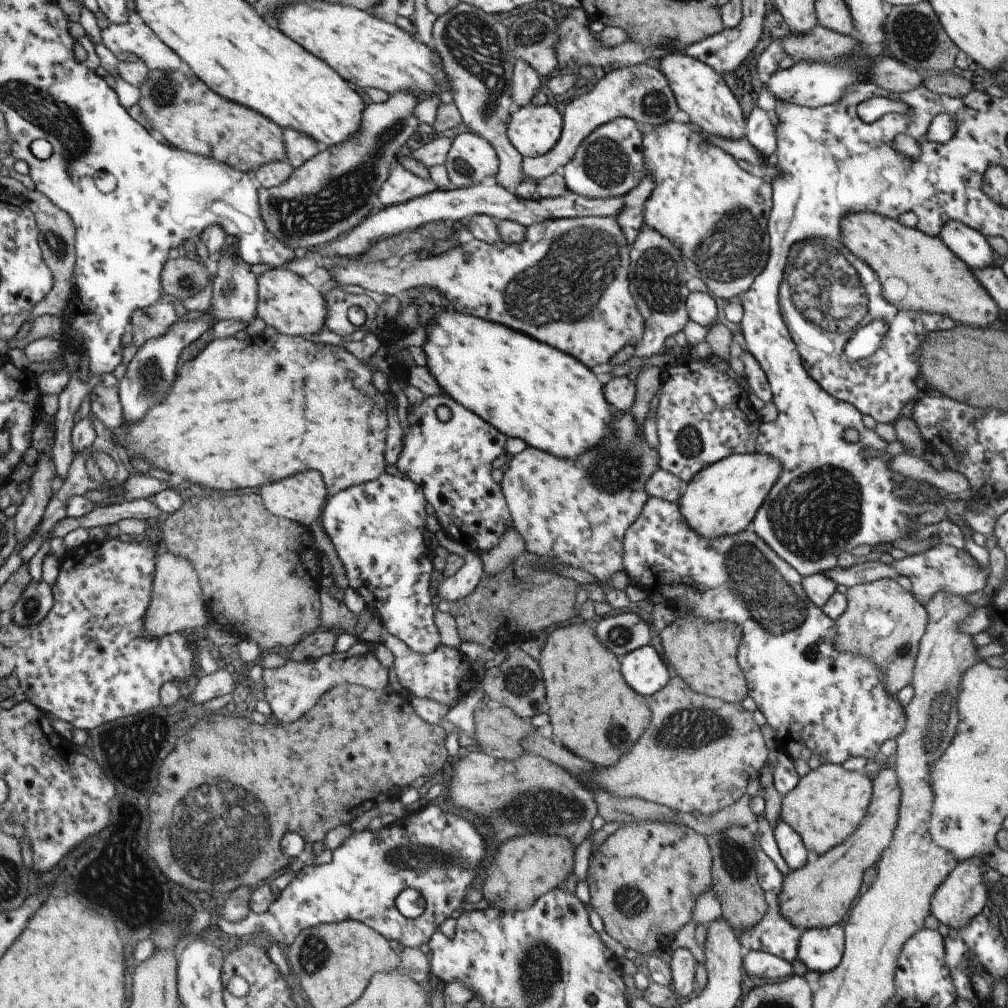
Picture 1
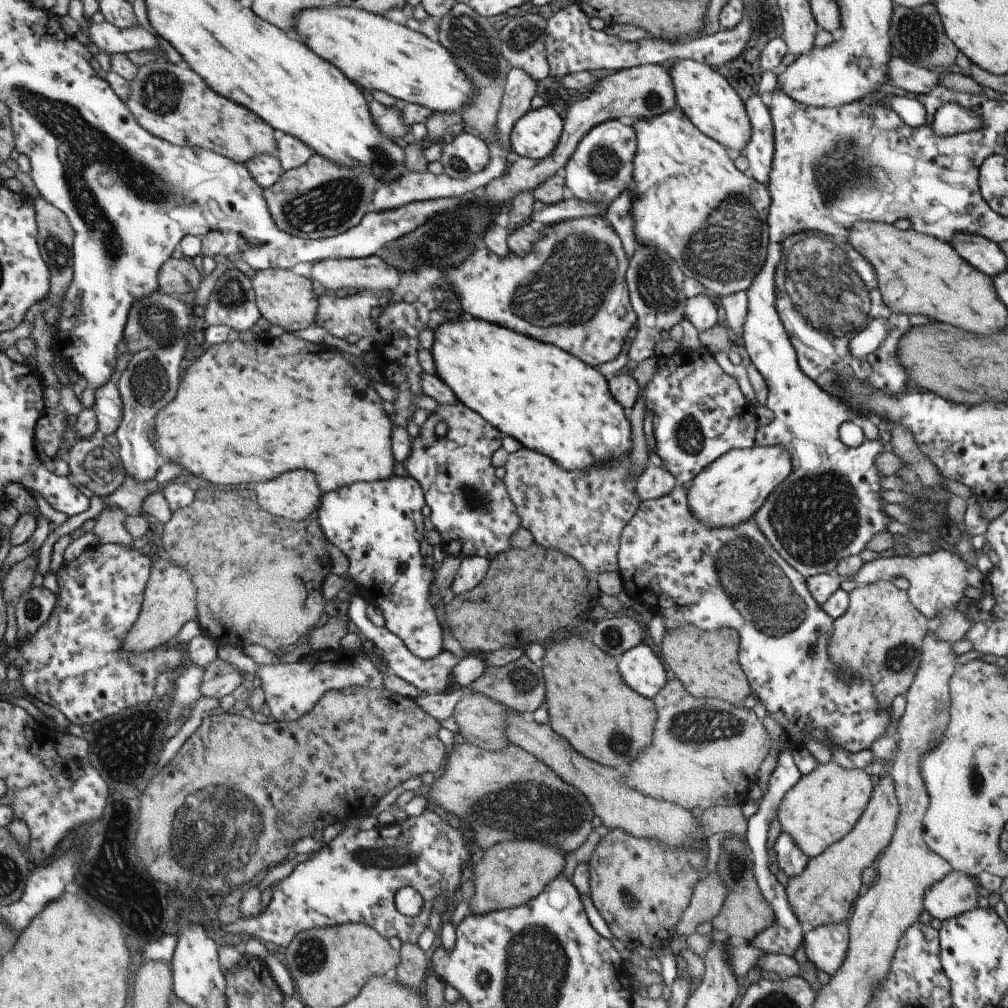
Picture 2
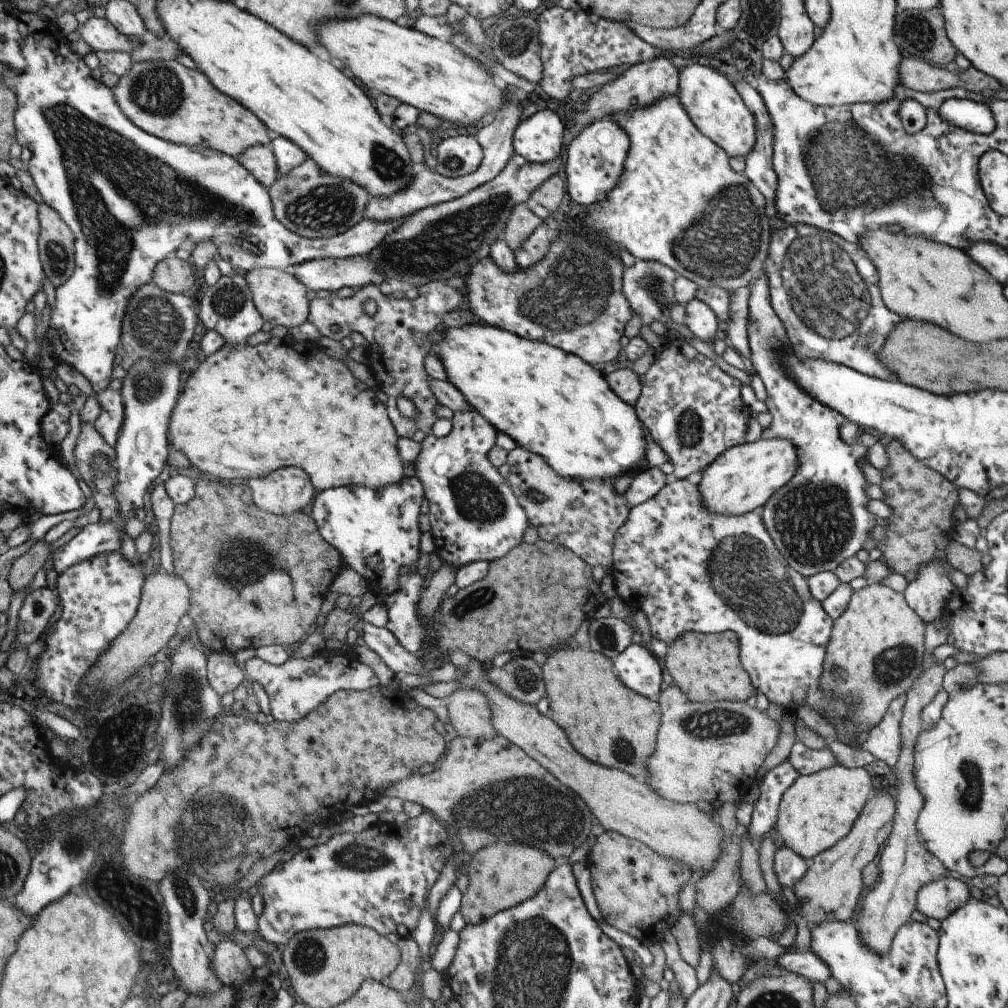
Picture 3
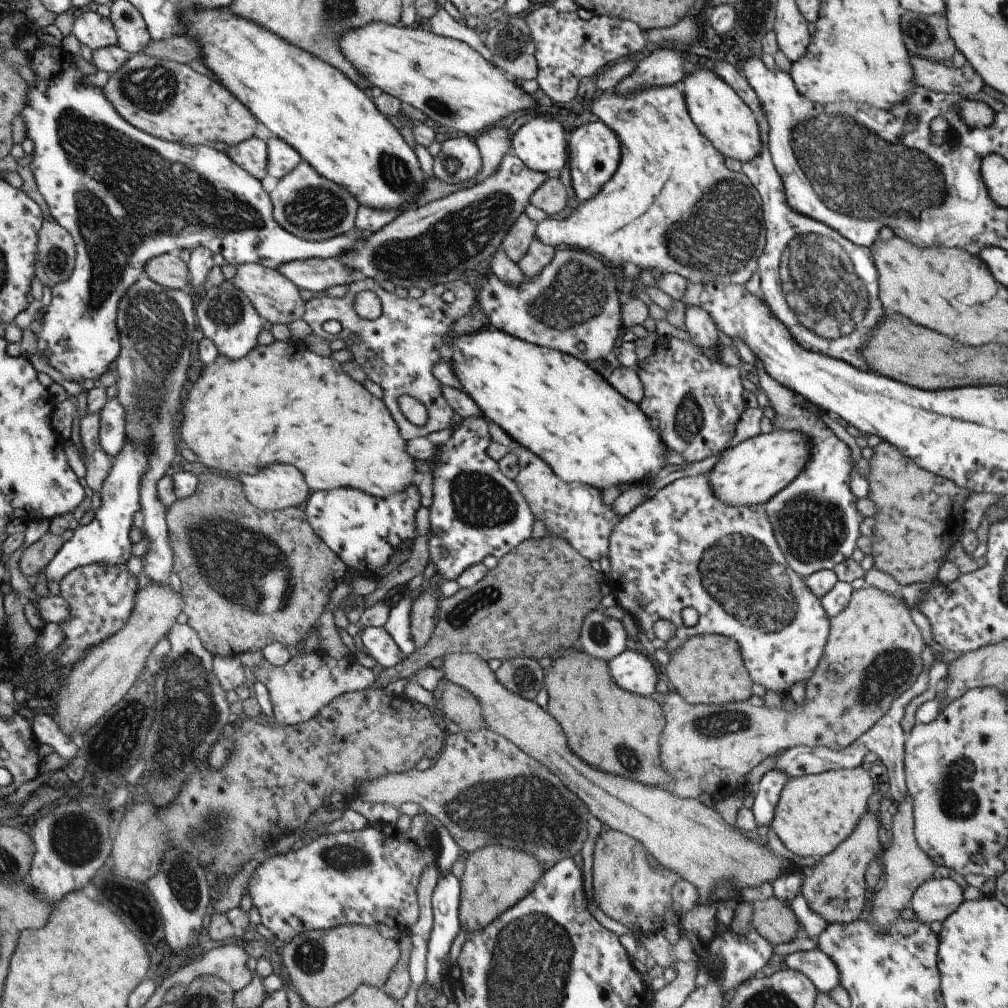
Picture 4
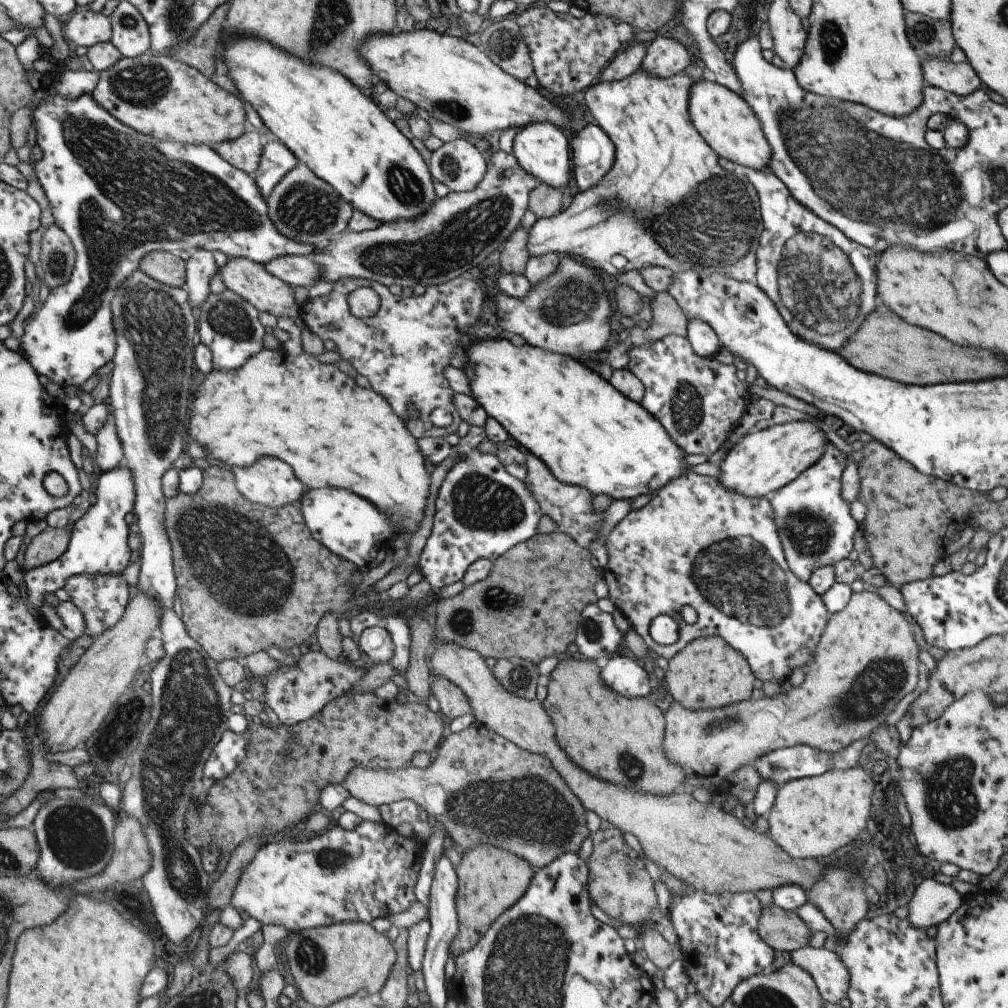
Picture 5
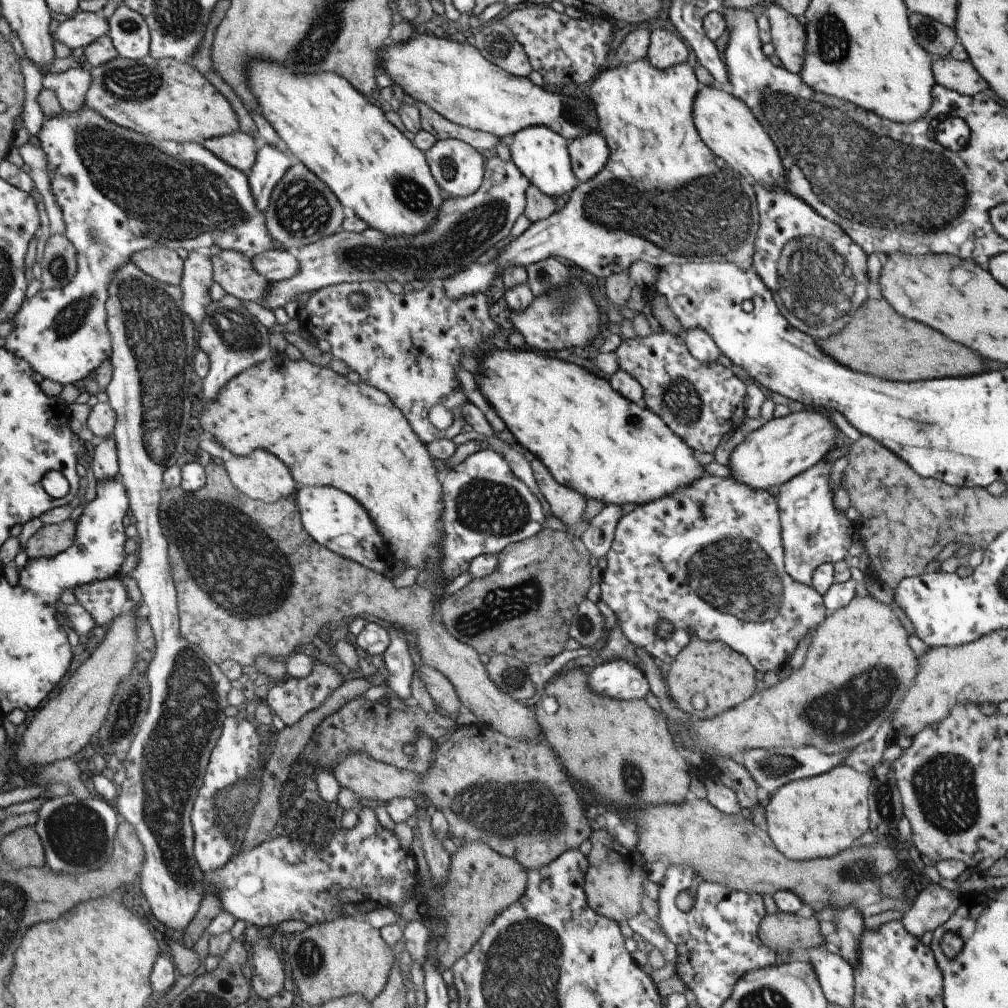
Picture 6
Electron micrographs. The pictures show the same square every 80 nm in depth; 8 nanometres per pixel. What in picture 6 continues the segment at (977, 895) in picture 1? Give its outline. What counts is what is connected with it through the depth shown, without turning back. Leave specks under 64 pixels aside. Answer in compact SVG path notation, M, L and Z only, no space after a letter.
M927 883L914 895L900 921L909 934L920 938L924 932L932 932L947 920L960 903L958 897L957 893L937 883Z

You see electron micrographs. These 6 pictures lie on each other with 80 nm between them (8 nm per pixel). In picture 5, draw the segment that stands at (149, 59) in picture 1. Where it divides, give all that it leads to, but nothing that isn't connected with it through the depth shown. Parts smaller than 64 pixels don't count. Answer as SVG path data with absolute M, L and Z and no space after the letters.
M81 10L72 13L66 26L65 39L69 46L90 46L110 42L111 18L100 12Z

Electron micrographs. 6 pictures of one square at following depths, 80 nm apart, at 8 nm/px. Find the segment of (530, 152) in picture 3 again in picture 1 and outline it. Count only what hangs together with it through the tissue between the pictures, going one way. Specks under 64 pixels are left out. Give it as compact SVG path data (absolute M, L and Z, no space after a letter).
M530 102L512 108L506 121L506 135L511 146L522 157L538 157L545 154L559 138L562 129L562 116L548 103L533 105Z

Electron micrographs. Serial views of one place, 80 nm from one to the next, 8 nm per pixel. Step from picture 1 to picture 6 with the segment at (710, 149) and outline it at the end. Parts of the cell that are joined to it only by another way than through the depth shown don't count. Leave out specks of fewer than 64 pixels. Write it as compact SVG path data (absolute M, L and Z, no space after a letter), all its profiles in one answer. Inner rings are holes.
M645 58L626 65L618 65L610 69L606 66L603 71L590 81L590 83L591 85L589 86L587 98L591 99L593 103L598 118L598 128L603 132L603 138L609 147L608 161L605 163L605 166L588 181L582 183L578 182L573 190L569 192L567 202L561 210L550 214L547 218L533 221L522 234L515 237L514 240L509 242L498 252L497 258L493 263L486 265L480 265L477 262L471 263L465 270L444 280L442 282L444 293L450 299L458 299L466 294L485 291L486 288L490 286L492 278L500 274L500 270L507 265L526 267L534 262L545 260L547 257L558 257L568 265L579 266L579 268L593 274L593 276L604 278L615 273L627 272L629 265L631 262L635 262L635 260L643 260L643 262L653 264L653 266L659 269L662 269L664 266L681 265L682 263L691 263L699 260L711 260L720 263L727 261L733 263L733 266L736 266L741 271L749 271L752 269L751 255L753 254L753 243L756 239L756 232L759 224L758 208L756 207L755 193L752 188L754 180L751 176L736 175L733 170L718 168L713 163L714 154L699 138L692 121L692 104L693 97L701 87L701 84L695 79L692 68L686 63L683 63L660 71L652 67ZM703 200L717 200L717 202L711 204L711 206L707 206ZM671 214L673 214L673 216L671 216ZM615 260L619 260L619 262L615 262Z

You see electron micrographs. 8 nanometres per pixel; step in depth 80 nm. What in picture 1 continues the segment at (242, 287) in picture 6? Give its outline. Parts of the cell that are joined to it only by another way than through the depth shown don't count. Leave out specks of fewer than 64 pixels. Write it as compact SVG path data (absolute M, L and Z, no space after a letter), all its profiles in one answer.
M282 268L272 269L256 278L255 316L286 337L311 336L324 328L326 300L303 277Z

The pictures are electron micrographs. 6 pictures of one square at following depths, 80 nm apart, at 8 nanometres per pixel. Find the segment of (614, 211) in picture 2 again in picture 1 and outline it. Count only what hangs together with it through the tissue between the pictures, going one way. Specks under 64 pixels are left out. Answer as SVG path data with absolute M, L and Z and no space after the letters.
M645 173L637 186L621 197L623 199L622 211L613 218L621 227L628 246L635 240L643 225L644 202L653 188L655 188L655 181L652 179L652 174Z

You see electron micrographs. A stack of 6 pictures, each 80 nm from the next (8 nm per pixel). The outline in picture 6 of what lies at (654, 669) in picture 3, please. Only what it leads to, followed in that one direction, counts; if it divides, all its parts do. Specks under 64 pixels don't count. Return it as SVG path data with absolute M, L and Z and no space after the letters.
M626 659L592 663L588 687L596 695L619 700L641 699L647 694L647 680L642 670Z

